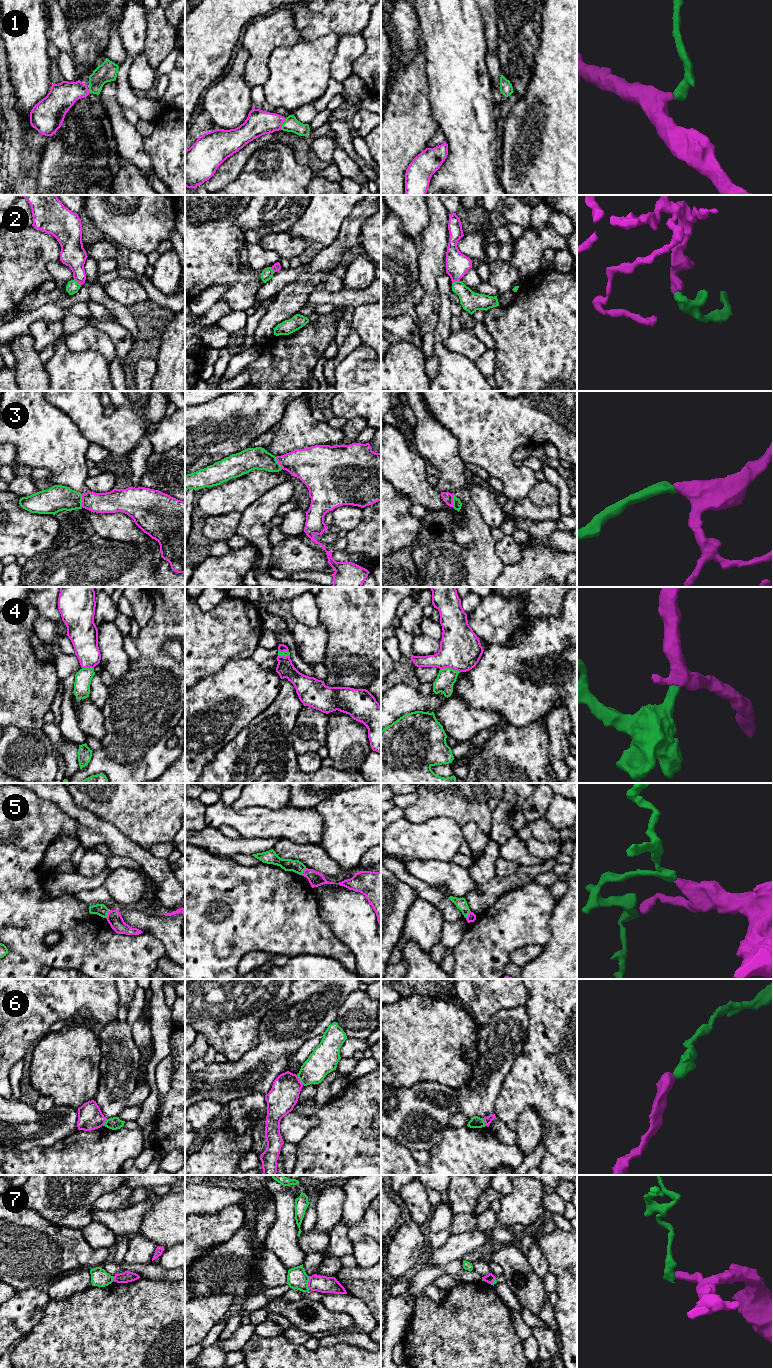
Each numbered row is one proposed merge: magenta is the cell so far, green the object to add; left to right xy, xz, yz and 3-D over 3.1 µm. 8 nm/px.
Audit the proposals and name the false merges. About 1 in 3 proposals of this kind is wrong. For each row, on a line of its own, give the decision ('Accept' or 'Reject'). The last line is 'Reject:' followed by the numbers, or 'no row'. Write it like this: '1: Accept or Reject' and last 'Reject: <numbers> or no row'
1: Accept
2: Reject
3: Accept
4: Reject
5: Reject
6: Reject
7: Reject
Reject: 2, 4, 5, 6, 7

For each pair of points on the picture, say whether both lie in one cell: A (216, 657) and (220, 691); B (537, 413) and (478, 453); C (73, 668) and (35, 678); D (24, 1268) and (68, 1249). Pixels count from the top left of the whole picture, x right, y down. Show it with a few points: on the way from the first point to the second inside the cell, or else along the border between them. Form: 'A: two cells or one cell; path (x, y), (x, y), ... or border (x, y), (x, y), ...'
A: two cells; border (238, 658), (229, 660), (219, 670), (197, 682)
B: one cell; path (522, 421), (509, 422), (493, 438)
C: two cells; border (54, 662), (56, 674), (60, 680)
D: one cell; path (35, 1257), (40, 1252), (57, 1251)

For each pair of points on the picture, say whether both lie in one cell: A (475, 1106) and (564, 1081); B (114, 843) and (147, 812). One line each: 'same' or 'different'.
A: different
B: different

